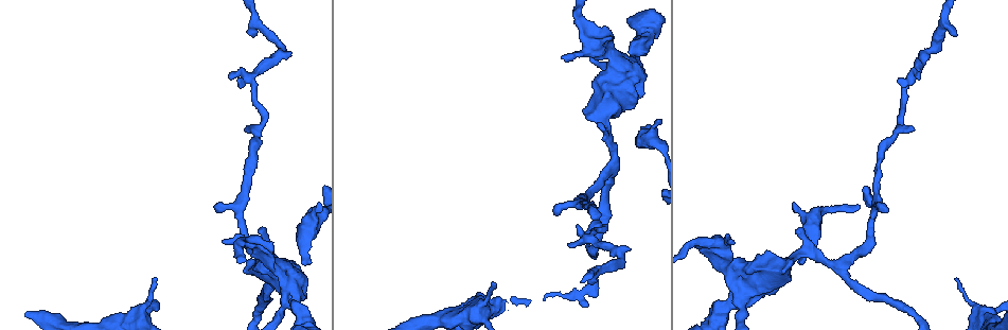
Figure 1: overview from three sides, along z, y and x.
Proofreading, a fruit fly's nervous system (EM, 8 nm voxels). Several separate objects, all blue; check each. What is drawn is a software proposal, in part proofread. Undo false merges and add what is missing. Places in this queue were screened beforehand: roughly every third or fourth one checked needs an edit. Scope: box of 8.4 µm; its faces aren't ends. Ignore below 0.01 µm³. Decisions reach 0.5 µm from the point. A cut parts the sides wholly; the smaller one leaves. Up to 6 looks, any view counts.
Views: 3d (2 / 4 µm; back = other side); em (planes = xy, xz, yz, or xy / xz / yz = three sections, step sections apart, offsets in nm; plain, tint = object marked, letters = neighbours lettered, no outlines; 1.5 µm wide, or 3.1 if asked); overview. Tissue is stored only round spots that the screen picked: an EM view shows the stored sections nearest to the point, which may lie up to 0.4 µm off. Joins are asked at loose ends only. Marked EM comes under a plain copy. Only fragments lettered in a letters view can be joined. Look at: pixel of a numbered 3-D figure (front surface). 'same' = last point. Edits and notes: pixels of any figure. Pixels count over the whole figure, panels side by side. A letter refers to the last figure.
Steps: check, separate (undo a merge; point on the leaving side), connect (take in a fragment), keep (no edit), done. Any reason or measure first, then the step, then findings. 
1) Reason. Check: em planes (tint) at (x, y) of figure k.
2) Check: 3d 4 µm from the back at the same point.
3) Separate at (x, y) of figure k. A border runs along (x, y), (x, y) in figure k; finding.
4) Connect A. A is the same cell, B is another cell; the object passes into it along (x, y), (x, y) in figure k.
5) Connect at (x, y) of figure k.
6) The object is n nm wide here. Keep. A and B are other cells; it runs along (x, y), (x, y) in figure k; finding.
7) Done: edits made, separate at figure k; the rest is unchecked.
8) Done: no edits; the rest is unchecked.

An open end. Check: 3d 4 µm from the back at (801, 259) of figure 1.

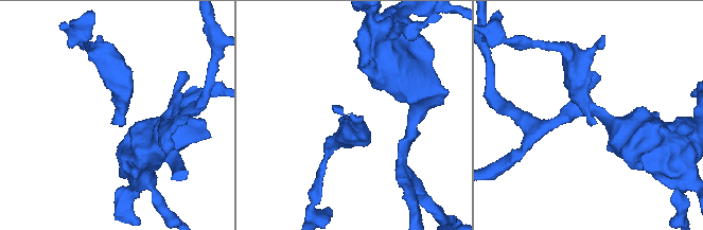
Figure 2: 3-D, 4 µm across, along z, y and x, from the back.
Check: em planes (letters) at (592, 117) of figure 2.

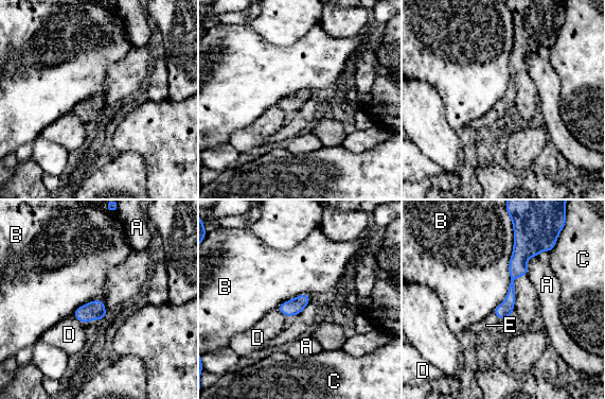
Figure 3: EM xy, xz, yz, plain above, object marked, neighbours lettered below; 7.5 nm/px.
Connect E. E is the same cell, A, B, C and D are other cells; the object passes into it along (504, 309), (496, 314), (486, 325) in figure 3; it goes on there.

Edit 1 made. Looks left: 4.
Free end. Check: em planes (letters) at (224, 241) of figure 1.

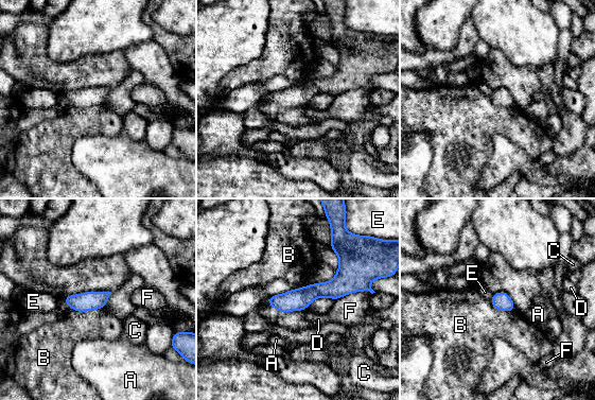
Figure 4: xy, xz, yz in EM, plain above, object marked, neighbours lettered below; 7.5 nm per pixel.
Keep. A, B, C, D, E and F are other cells; none of them fits.

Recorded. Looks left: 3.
An open end. Check: em xz step 4 (tint) at (919, 76) of figure 1.

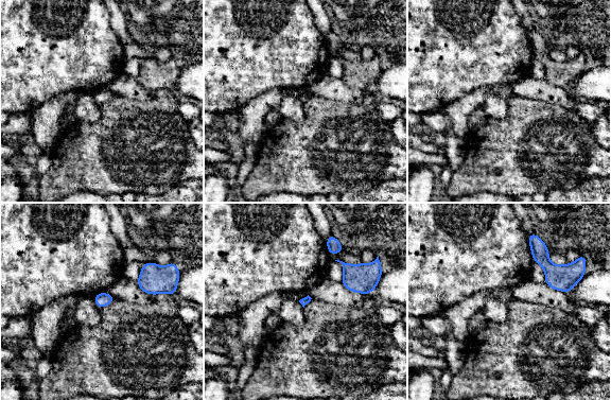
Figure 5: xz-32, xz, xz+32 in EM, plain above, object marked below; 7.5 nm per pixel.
Another direction. Check: em planes (letters) at the same point.

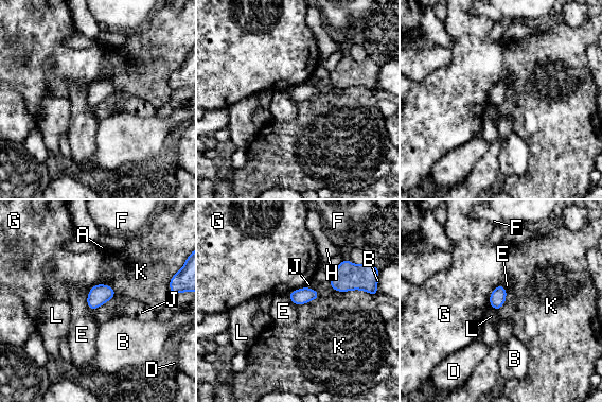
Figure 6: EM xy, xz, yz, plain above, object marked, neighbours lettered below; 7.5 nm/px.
The object is 120 nm wide here. Keep. A, B, D, E, F, G, H, J, K and L are other cells; a border runs along (110, 285), (114, 295), (93, 311) in figure 6; no lettered fragment goes on from it.

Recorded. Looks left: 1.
Done: edits made, connect at figure 3; the rest is unchecked.

